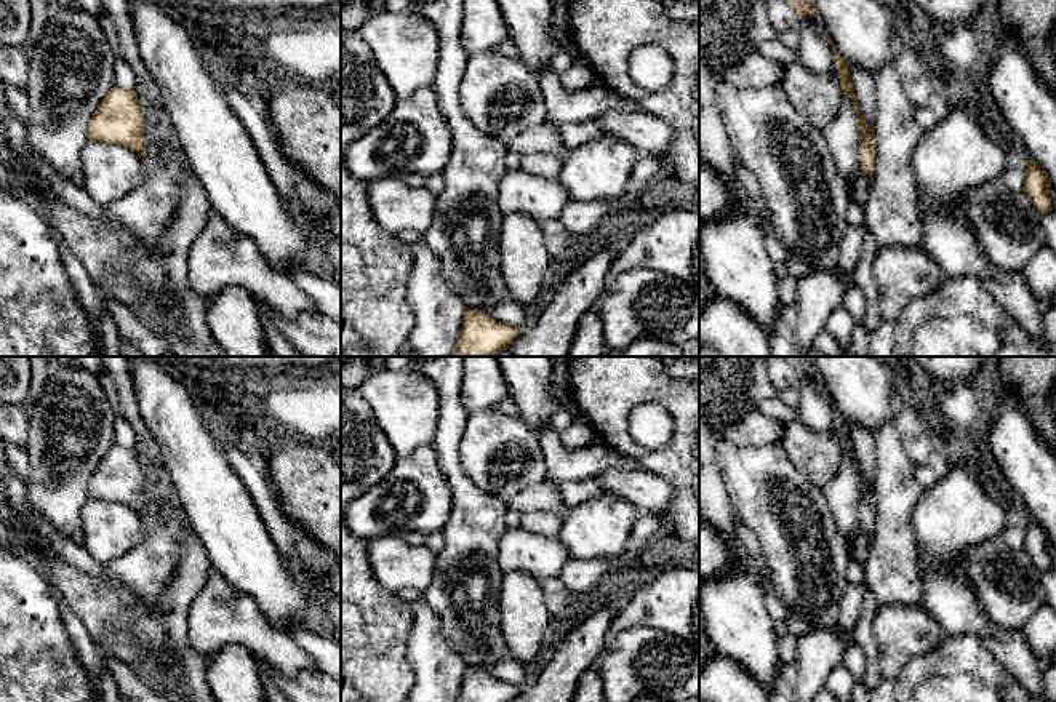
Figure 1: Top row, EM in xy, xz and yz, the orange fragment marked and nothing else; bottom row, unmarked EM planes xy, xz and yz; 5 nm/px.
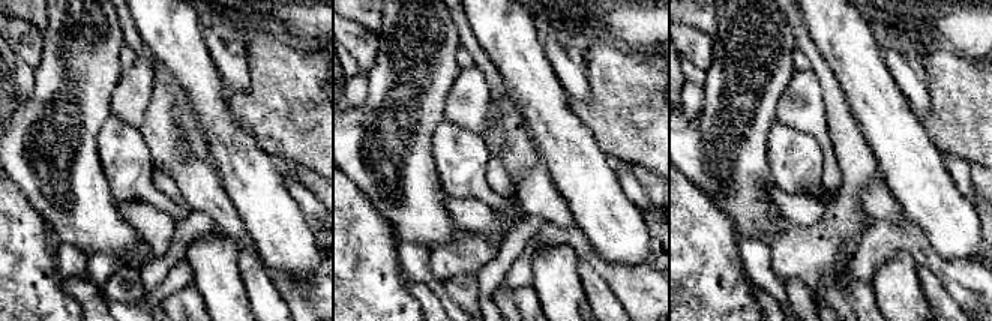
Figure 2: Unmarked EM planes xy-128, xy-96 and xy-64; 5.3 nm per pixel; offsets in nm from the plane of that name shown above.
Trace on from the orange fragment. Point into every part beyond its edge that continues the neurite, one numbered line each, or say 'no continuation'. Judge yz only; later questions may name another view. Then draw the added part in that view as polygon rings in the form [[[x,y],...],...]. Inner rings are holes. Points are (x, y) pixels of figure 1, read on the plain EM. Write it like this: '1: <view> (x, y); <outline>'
1: yz (861, 550); [[[861,531],[859,544],[854,547],[854,550],[850,553],[851,558],[856,558],[858,561],[864,563],[869,555],[869,544],[872,539],[872,532]]]

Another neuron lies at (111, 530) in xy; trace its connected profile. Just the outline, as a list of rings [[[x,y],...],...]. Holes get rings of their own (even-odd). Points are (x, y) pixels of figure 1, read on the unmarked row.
[[[90,499],[82,507],[85,547],[101,564],[109,564],[144,539],[141,515],[120,502]]]

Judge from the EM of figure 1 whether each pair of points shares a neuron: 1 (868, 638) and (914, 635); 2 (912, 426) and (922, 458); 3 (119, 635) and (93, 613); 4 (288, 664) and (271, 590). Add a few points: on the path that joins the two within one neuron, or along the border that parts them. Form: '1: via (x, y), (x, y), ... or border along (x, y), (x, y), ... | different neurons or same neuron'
1: border along (877, 605), (872, 635), (882, 675) | different neurons
2: via (916, 434), (919, 450) | same neuron
3: via (117, 627), (101, 613) | same neuron
4: border along (255, 602), (264, 618), (284, 632) | different neurons

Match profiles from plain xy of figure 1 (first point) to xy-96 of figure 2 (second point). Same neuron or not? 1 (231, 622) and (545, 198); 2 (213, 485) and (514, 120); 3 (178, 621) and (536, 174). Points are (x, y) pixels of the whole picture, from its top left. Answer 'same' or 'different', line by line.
1: different
2: different
3: different

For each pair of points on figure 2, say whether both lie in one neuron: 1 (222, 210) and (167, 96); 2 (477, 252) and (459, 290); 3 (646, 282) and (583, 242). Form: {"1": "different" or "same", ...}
{"1": "same", "2": "different", "3": "same"}

